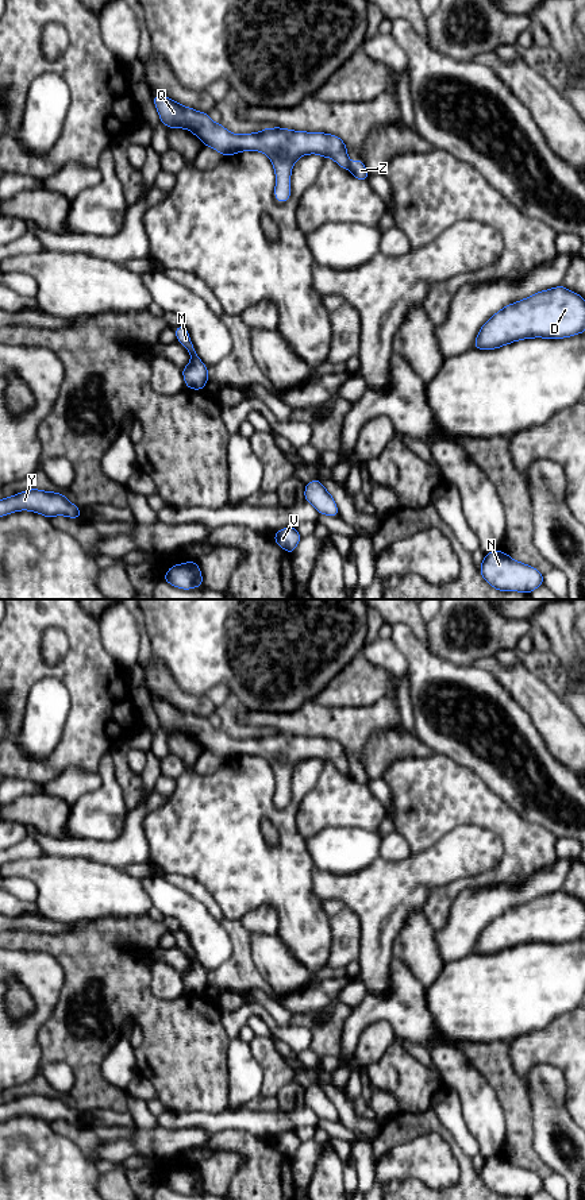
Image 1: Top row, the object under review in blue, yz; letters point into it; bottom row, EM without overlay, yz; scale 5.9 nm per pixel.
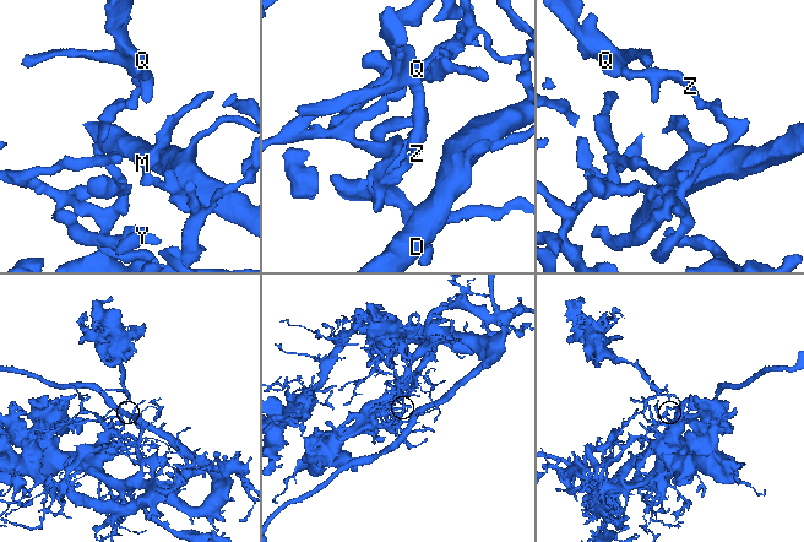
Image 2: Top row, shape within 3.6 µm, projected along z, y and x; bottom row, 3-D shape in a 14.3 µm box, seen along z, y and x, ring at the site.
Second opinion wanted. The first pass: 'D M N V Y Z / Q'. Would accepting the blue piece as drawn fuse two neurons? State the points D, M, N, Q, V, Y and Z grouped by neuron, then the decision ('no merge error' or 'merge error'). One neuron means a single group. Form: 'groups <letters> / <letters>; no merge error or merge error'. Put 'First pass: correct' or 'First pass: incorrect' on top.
First pass: correct
groups D M N V Y Z / Q; merge error

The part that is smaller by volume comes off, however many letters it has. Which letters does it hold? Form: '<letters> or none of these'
Q

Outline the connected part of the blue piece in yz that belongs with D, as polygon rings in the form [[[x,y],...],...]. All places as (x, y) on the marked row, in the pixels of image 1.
[[[559,285],[500,309],[481,327],[473,347],[496,350],[522,339],[563,339],[584,331],[585,300]]]

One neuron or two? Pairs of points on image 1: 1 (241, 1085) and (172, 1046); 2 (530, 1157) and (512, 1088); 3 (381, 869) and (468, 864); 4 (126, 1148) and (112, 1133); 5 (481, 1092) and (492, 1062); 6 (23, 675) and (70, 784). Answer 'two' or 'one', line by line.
1: two
2: one
3: one
4: two
5: two
6: two

